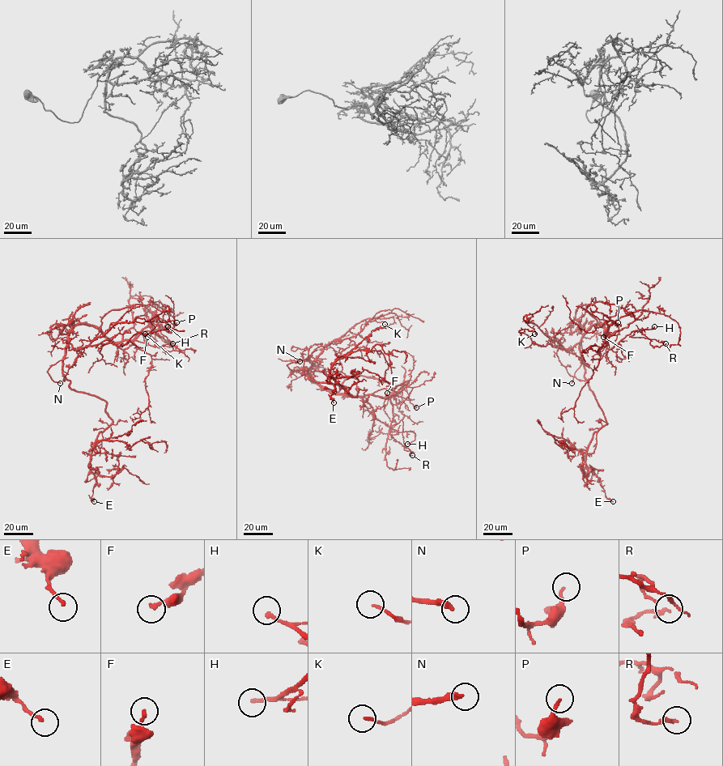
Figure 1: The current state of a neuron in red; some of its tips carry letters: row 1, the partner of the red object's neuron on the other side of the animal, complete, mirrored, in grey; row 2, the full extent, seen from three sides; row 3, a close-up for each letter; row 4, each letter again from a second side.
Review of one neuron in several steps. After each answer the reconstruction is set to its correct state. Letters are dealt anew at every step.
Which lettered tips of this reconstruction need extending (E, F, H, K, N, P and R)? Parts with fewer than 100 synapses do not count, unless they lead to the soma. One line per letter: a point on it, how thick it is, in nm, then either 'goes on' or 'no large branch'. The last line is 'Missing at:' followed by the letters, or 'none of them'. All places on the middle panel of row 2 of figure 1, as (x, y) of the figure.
E: (333, 402) | 160 nm | no large branch
F: (387, 393) | 170 nm | no large branch
H: (407, 444) | 180 nm | no large branch
K: (384, 324) | 130 nm | no large branch
N: (299, 361) | 280 nm | goes on
P: (416, 407) | 180 nm | no large branch
R: (412, 455) | 200 nm | no large branch
Missing at: N

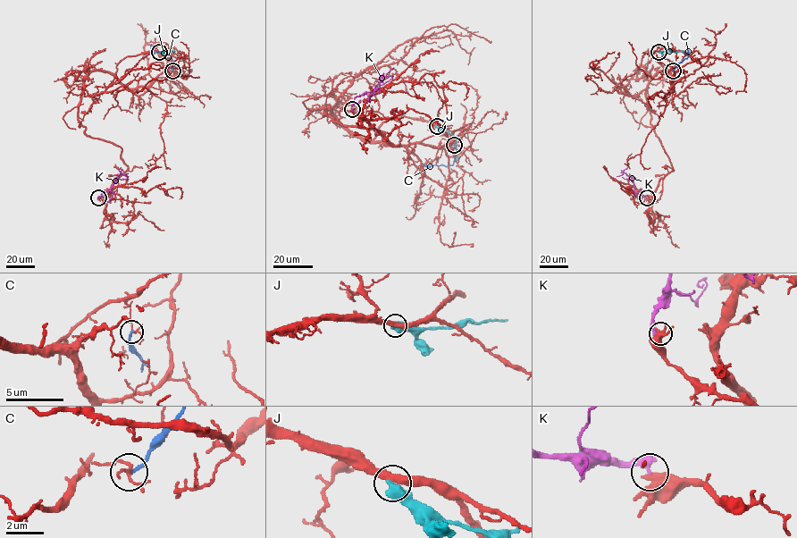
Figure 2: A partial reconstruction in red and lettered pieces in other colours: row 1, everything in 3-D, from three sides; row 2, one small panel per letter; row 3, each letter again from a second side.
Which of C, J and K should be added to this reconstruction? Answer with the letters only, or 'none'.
none

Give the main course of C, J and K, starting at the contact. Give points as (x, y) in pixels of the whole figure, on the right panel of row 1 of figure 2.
C: (673, 71), (687, 58), (685, 44)
J: (658, 52), (683, 52)
K: (647, 197), (637, 195), (633, 180), (625, 172), (616, 176)

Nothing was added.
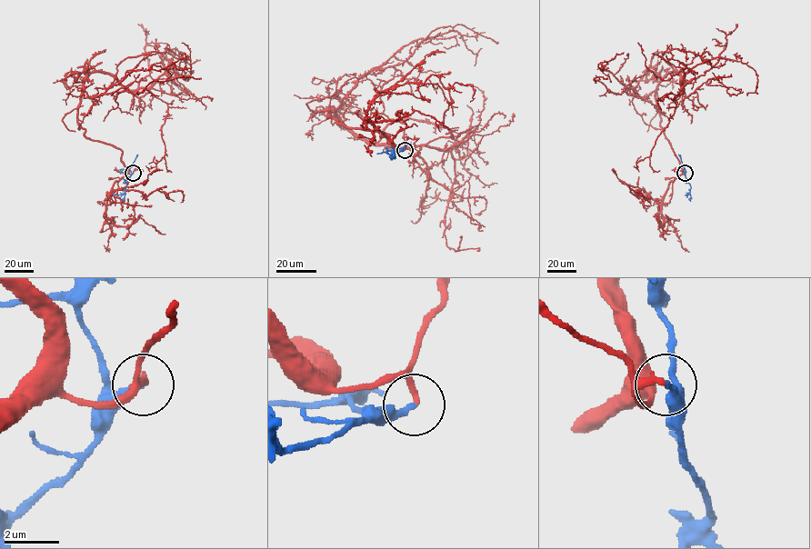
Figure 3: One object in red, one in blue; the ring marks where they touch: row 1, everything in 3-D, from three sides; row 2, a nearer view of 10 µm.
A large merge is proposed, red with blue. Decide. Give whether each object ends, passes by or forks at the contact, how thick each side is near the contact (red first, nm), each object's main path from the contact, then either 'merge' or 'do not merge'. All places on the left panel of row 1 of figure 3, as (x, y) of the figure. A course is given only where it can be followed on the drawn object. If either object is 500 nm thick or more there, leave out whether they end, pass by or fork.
red ends; blue ends; calibres 200 and 240 nm; course red (133, 173), (119, 149), (85, 135), (83, 83), (105, 72), (149, 87), (169, 68), (165, 57), (174, 95); course blue (133, 173), (125, 181), (123, 194), (113, 194); merge

